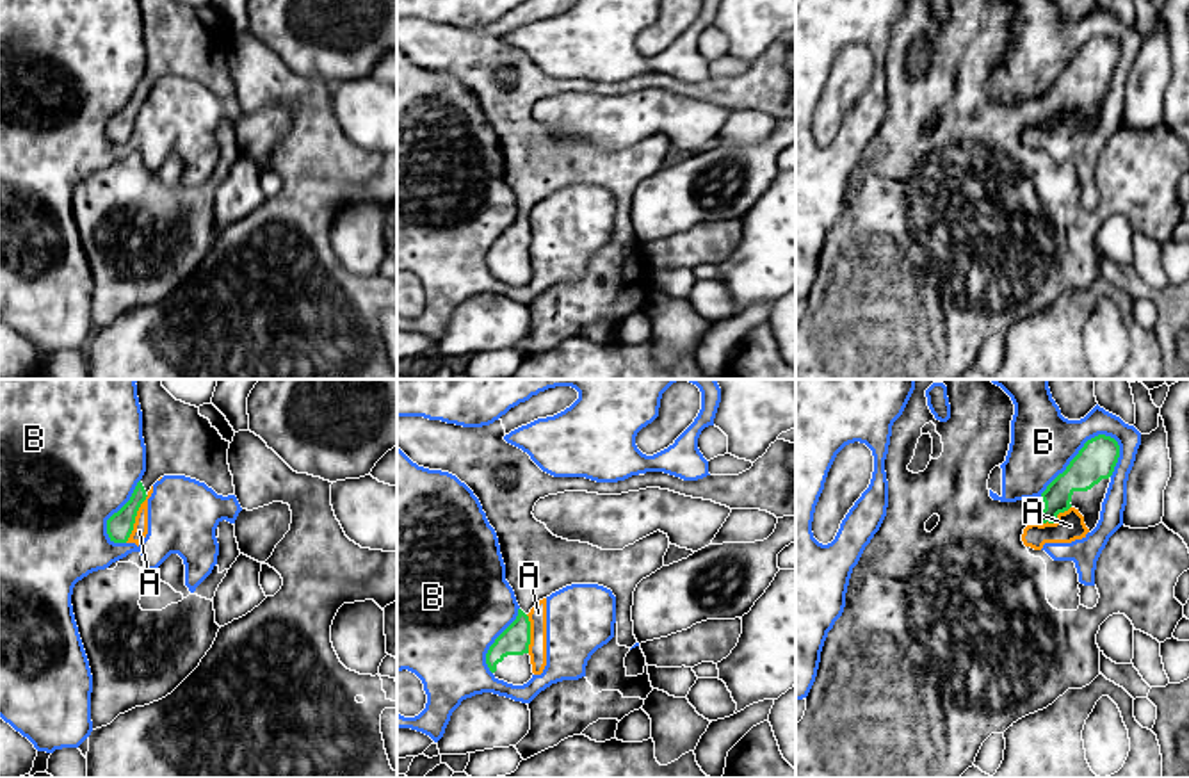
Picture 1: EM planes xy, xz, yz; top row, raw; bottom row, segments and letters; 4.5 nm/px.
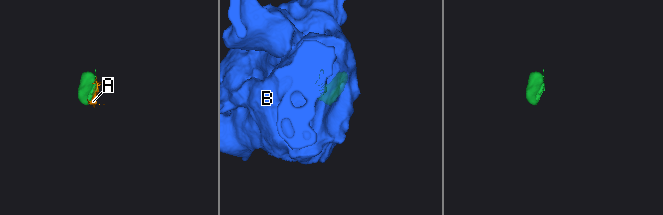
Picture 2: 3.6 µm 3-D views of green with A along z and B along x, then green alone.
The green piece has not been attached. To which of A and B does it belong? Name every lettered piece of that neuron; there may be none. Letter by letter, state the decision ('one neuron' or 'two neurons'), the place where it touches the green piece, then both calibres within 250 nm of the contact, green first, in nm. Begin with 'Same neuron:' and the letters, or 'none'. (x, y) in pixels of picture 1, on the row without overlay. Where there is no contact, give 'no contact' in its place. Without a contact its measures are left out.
Same neuron: none
A: two neurons; contact xy (134, 120); calibres 120 and 70 nm
B: two neurons; contact yz (1079, 54); calibres 170 and 300 nm

